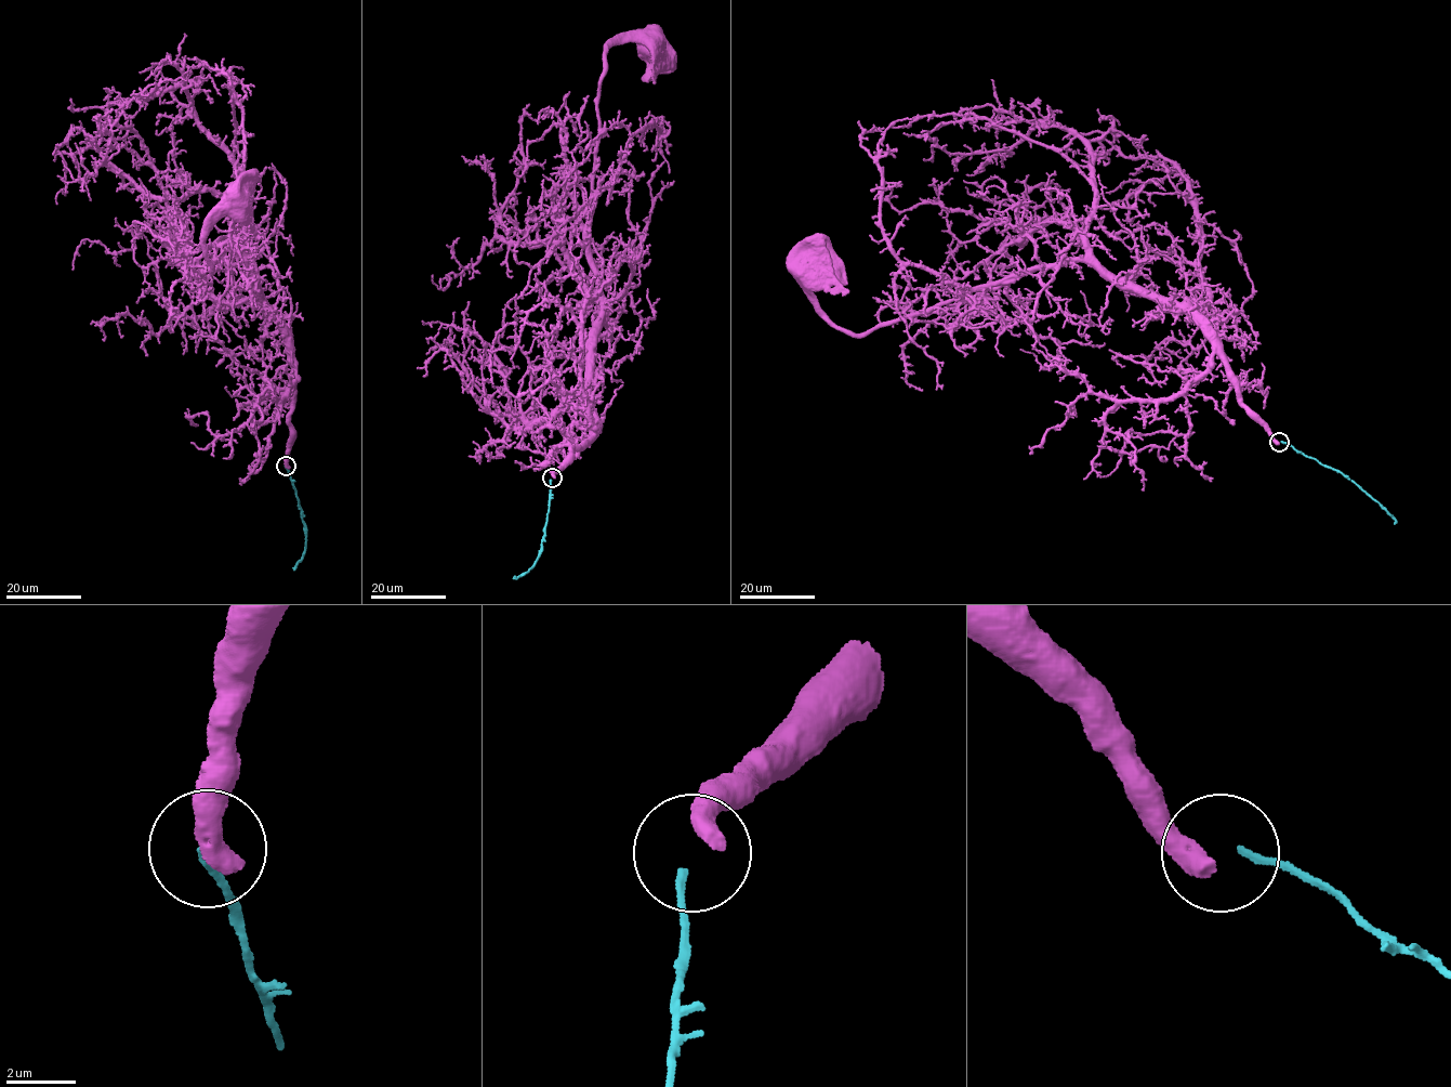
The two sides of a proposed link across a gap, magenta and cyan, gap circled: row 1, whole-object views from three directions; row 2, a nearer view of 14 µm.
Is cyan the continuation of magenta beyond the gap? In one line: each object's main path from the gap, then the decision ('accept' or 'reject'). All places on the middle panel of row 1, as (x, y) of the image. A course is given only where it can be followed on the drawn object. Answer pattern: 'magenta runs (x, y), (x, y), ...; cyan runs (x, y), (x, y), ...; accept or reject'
magenta runs (553, 476), (585, 447), (597, 417), (589, 403), (602, 300), (588, 218), (604, 65), (612, 44), (656, 42); cyan runs (551, 480), (539, 557), (531, 567), (514, 576); reject

